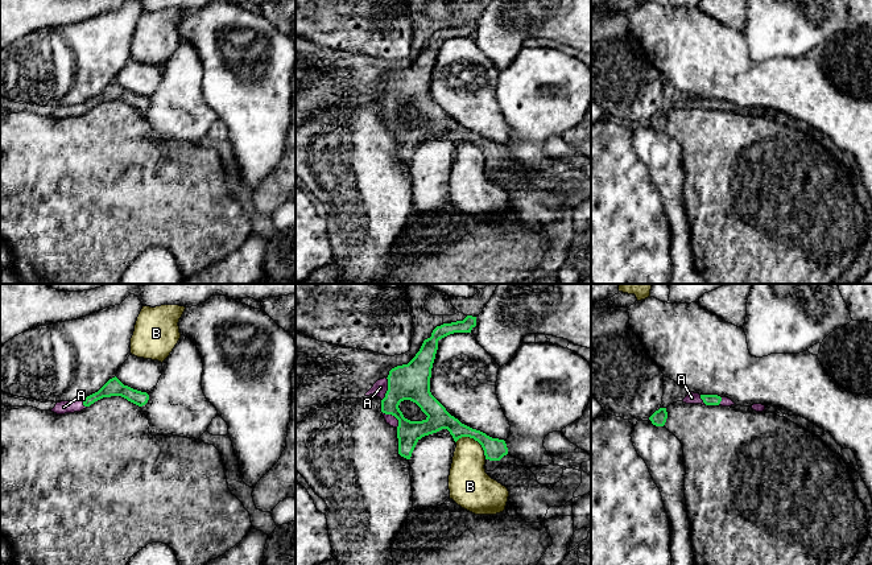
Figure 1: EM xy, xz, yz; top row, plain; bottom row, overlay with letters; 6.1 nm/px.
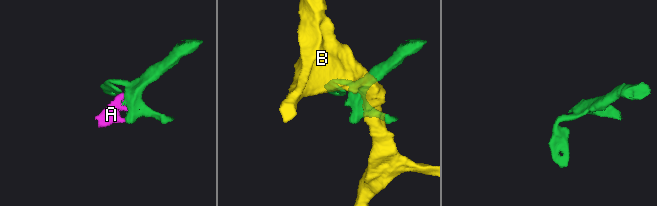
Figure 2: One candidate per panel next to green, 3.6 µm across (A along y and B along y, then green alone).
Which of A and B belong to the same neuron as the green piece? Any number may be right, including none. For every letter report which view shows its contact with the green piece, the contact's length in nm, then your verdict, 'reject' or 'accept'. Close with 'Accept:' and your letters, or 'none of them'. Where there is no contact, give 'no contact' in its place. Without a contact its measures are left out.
A: meets green in xz; contact 150 nm long; accept
B: meets green in xz; contact 220 nm long; reject
Accept: A

